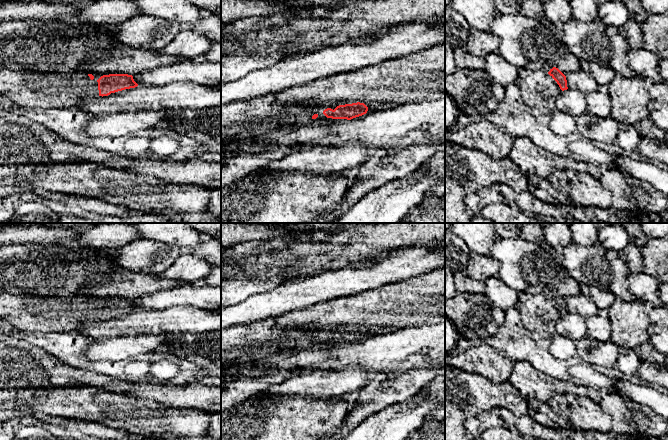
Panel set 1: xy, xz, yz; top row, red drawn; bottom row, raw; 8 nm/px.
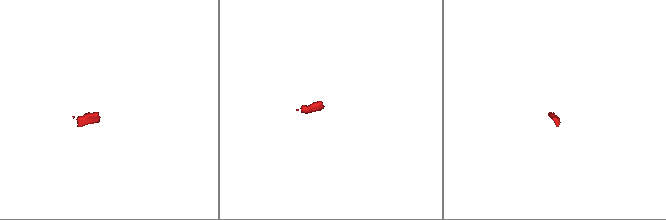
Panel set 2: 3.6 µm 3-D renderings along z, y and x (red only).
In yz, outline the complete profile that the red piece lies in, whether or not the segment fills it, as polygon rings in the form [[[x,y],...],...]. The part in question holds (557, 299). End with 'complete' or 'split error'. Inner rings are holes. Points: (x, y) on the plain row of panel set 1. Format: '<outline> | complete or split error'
[[[556,291],[548,297],[543,294],[517,293],[516,308],[523,325],[530,331],[552,336],[561,315],[567,314],[566,300]]] | split error

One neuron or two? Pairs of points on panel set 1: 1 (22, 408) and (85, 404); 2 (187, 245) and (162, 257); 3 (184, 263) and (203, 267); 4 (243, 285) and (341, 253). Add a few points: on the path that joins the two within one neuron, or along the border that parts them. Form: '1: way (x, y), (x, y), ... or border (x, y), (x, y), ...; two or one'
1: way (38, 403), (69, 403); one
2: border (159, 241), (165, 244), (177, 245), (182, 251); two
3: way (189, 267), (198, 267); one
4: border (254, 276), (282, 274), (288, 280); two

